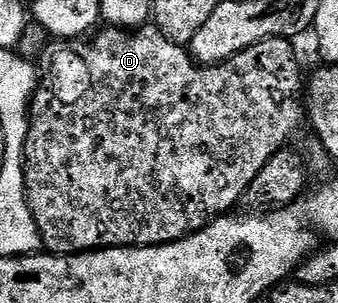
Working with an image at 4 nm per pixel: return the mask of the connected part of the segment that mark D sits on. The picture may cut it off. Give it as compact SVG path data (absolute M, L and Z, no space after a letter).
M108 26L104 30L97 31L87 42L65 43L61 47L64 49L53 58L48 77L45 80L43 77L32 98L32 111L28 117L30 130L24 143L24 189L30 214L40 231L41 245L53 256L74 256L77 252L94 252L98 248L149 248L191 236L216 217L231 213L235 209L232 207L241 203L244 191L250 182L254 182L262 166L266 166L266 162L289 143L288 139L295 134L300 120L302 124L300 60L296 57L296 44L291 39L270 37L221 64L203 67L193 61L185 45L170 42L170 38L163 36L155 26L135 30Z

